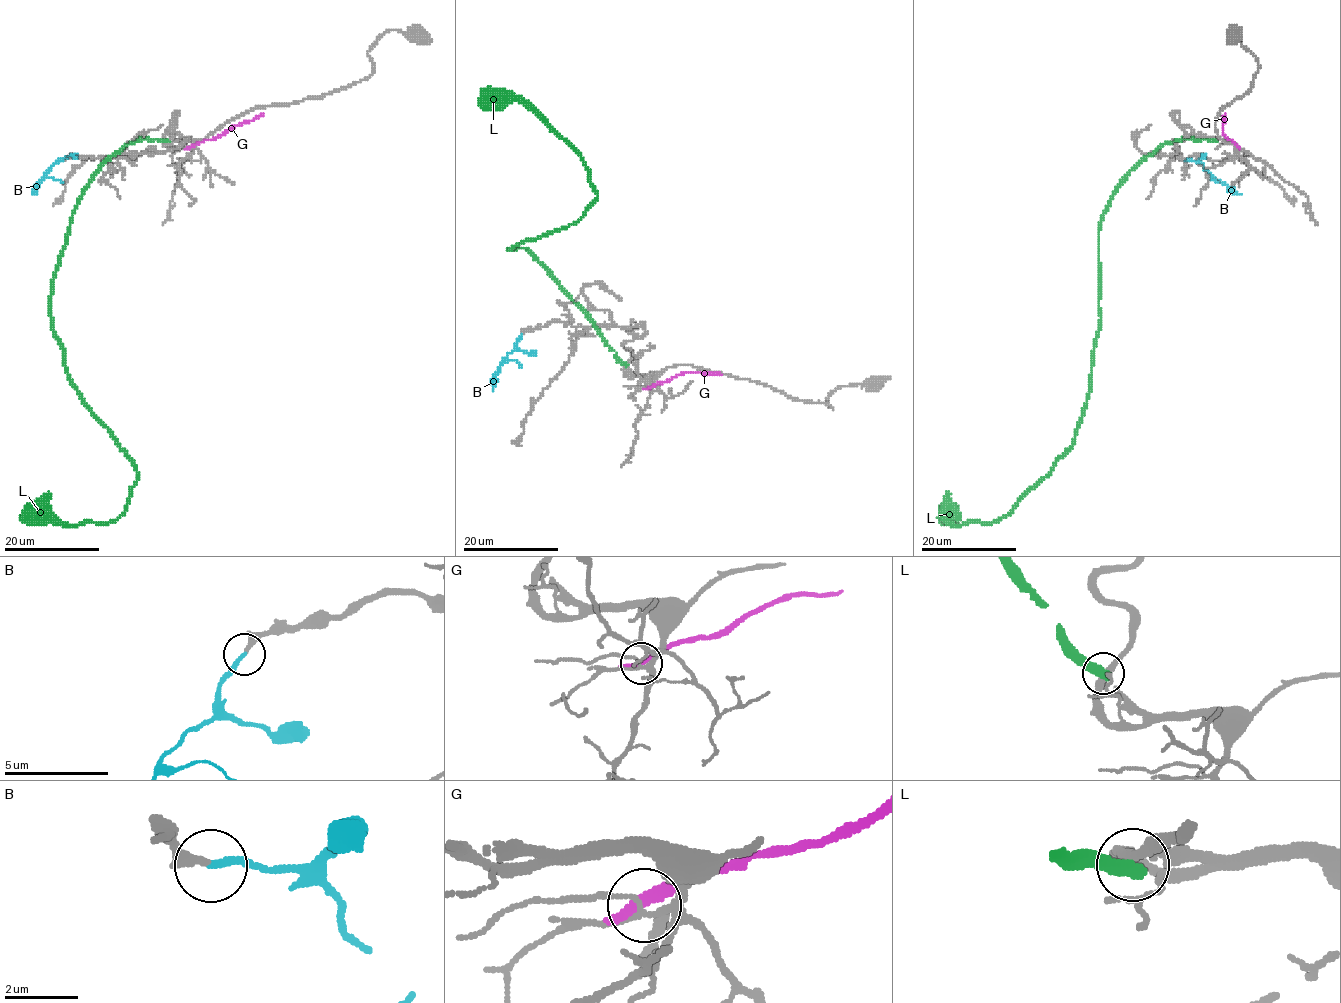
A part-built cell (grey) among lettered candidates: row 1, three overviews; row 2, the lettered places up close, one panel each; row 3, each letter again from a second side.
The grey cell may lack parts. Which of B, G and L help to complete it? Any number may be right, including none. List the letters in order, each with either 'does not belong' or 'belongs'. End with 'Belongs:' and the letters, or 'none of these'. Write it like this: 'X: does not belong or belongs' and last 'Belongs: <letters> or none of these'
B: belongs
G: does not belong
L: does not belong
Belongs: B

